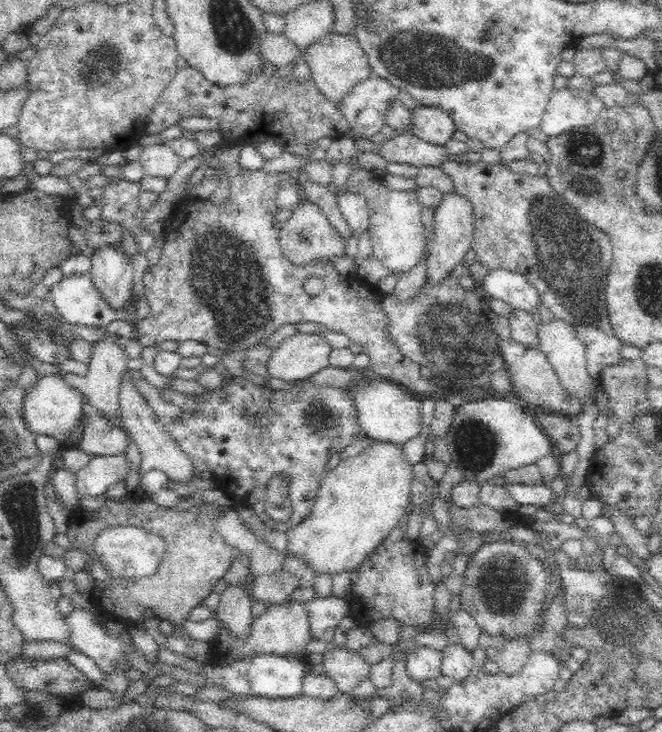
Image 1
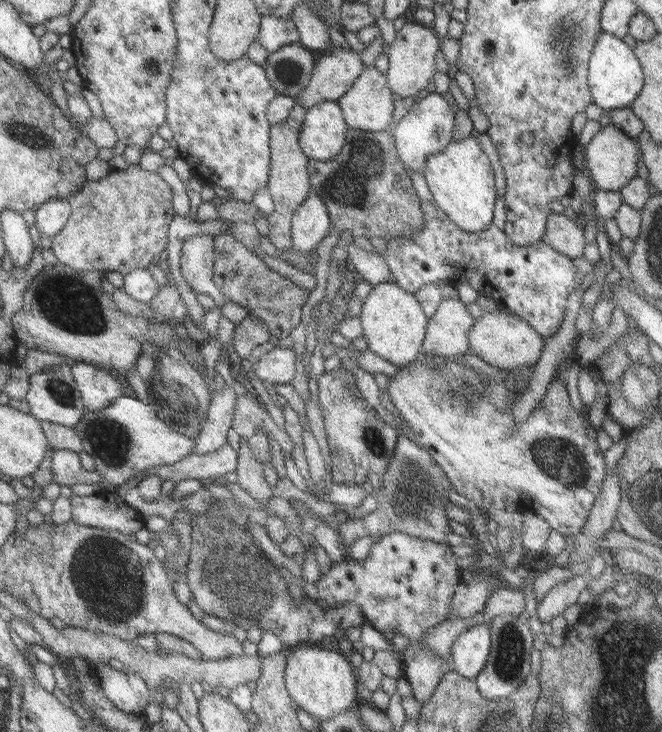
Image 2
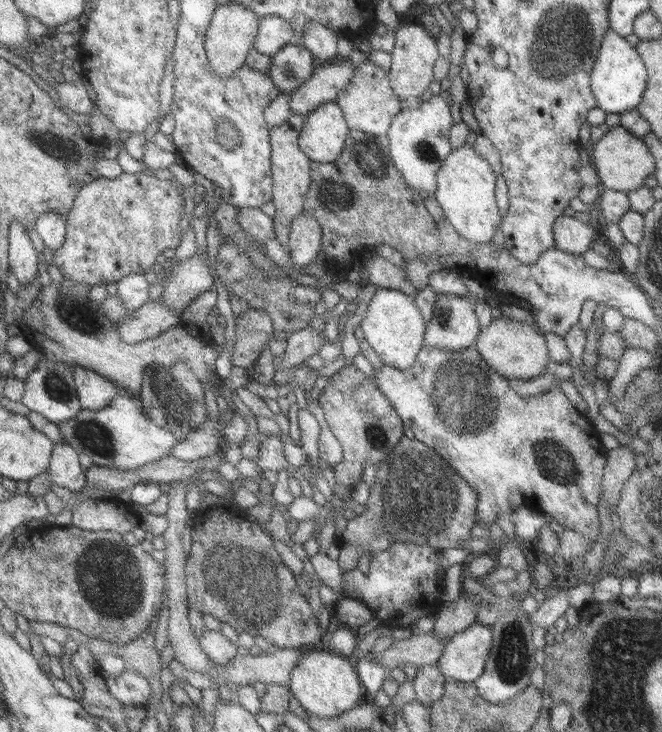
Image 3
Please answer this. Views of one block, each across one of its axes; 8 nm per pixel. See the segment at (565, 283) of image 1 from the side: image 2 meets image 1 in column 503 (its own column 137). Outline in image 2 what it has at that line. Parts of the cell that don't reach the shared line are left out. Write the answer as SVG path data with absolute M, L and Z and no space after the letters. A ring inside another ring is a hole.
M138 164L126 170L115 170L99 181L89 181L71 198L72 216L63 231L51 239L51 250L57 262L83 273L93 271L129 274L135 269L149 268L167 248L169 224L175 218L171 186L153 169L141 168Z

